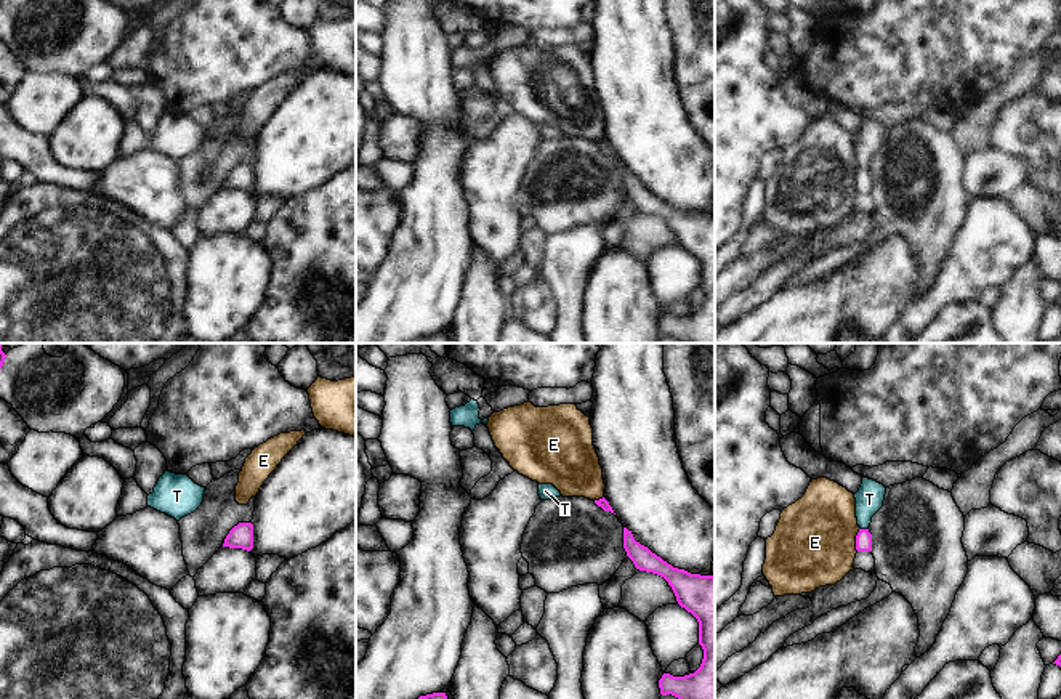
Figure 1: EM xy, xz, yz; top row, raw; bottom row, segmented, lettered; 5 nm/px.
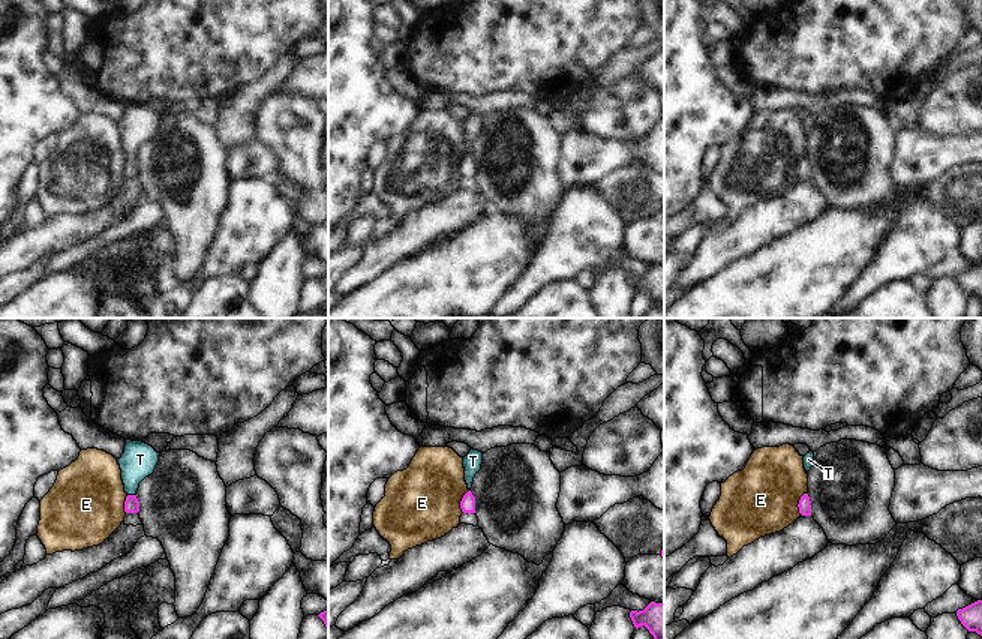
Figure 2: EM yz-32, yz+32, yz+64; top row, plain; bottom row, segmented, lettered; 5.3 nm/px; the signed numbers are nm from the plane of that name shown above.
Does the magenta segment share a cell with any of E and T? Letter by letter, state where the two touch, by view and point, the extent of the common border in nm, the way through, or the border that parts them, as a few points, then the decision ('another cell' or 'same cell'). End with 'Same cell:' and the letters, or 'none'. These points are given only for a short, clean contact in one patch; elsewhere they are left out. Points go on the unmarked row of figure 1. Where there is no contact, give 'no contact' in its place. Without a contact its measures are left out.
E: meets magenta in yz at (856, 180); contact 120 nm long; border along yz (859, 169), (856, 191); another cell
T: meets magenta in yz at (864, 170); contact 40 nm long; runs through yz (864, 178), (864, 170), (864, 151), (869, 140); same cell
Same cell: T

